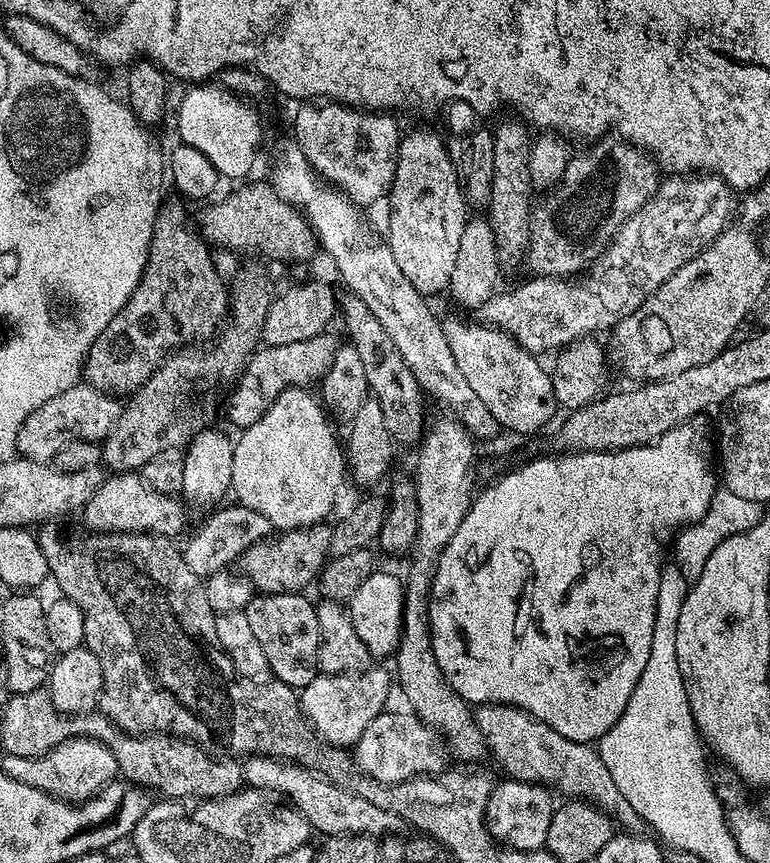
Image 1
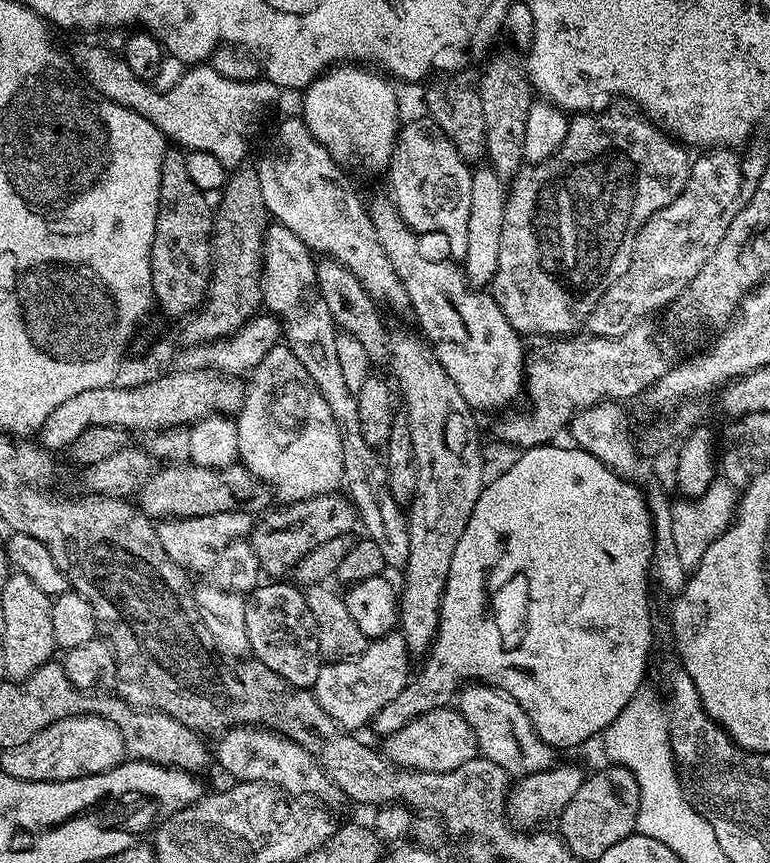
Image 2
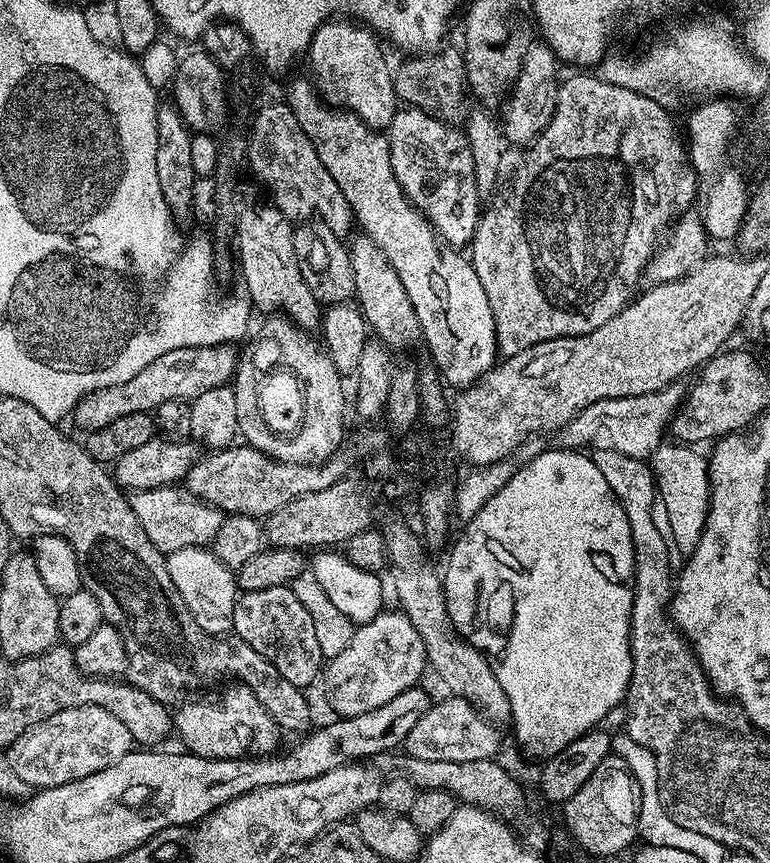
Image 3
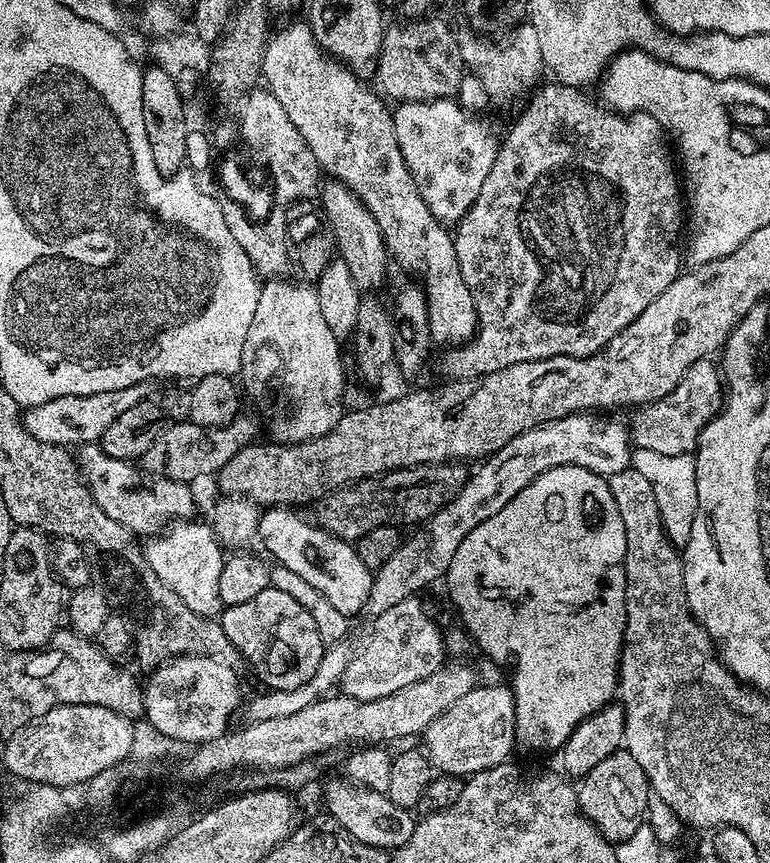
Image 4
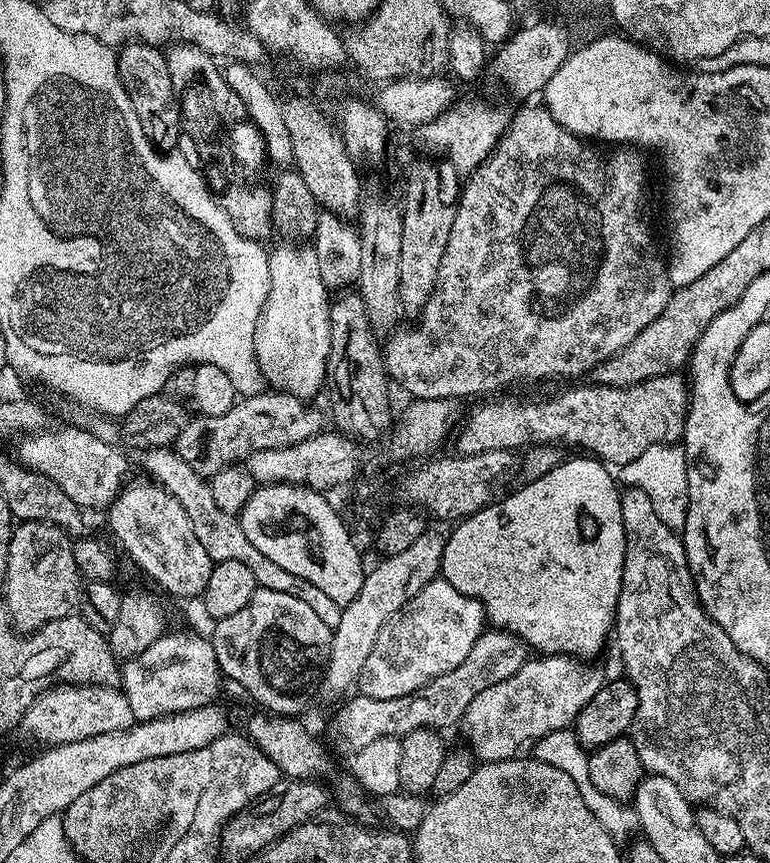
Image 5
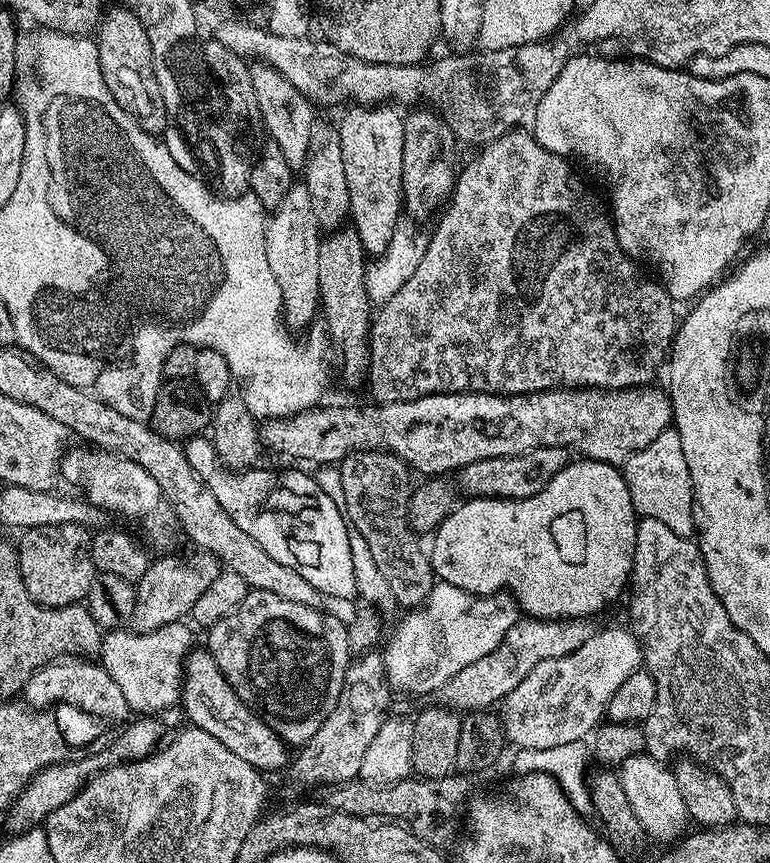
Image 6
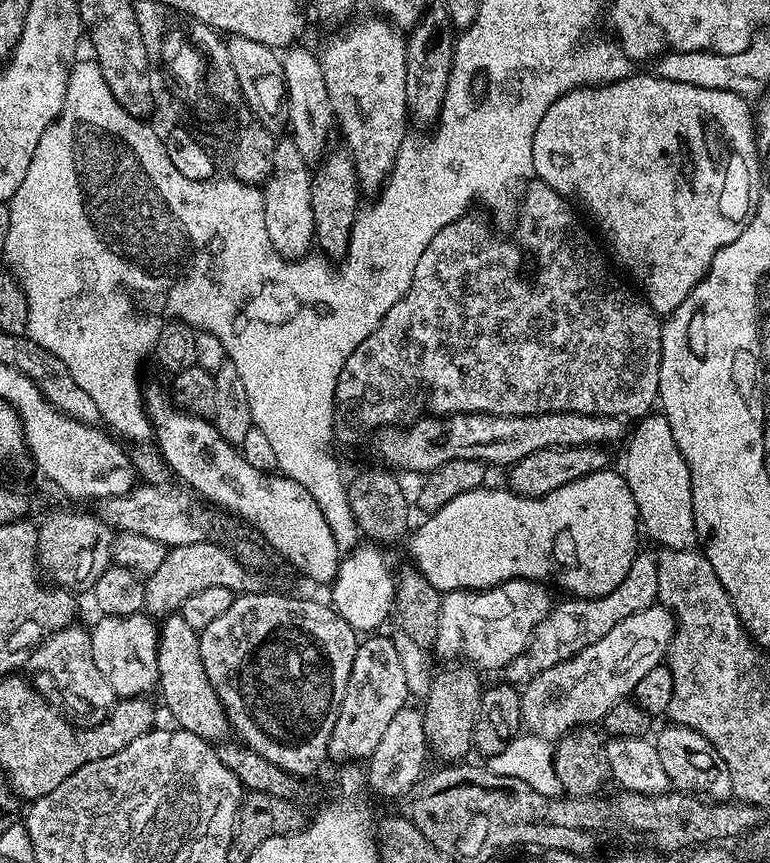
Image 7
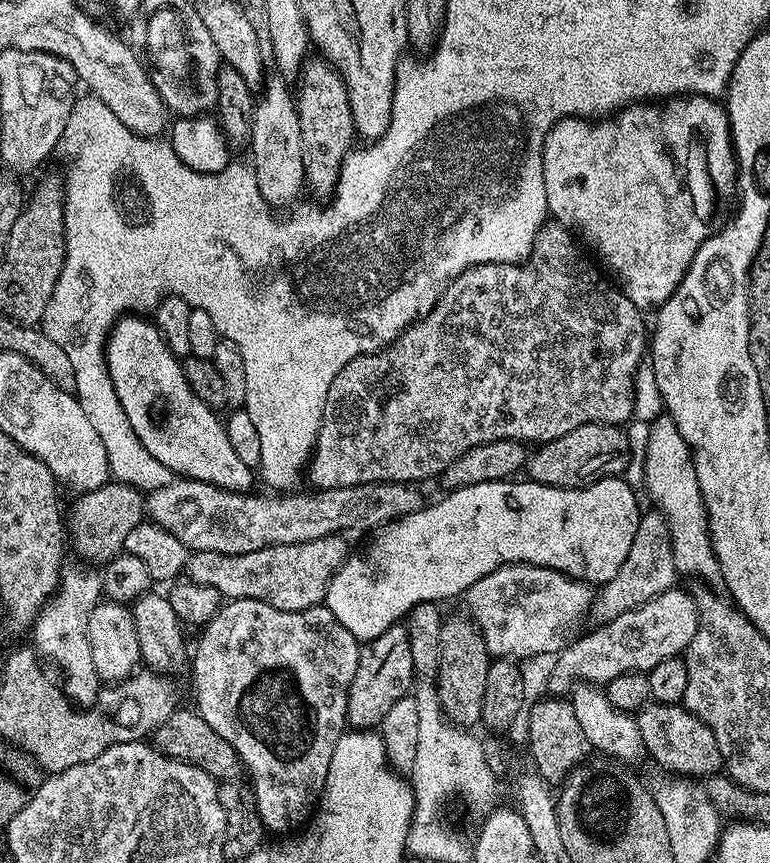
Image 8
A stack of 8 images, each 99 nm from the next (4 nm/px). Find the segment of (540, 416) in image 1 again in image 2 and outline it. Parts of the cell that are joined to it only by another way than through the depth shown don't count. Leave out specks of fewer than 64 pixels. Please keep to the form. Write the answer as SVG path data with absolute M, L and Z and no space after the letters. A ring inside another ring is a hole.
M387 195L374 197L372 204L370 200L367 205L367 210L368 216L374 222L374 231L378 233L378 242L382 242L386 258L390 258L390 266L394 266L402 286L406 286L410 312L416 315L416 320L420 323L419 331L428 341L442 370L446 370L446 374L450 374L454 381L454 386L458 386L458 394L466 398L473 410L480 411L481 408L484 412L492 412L495 408L511 409L515 405L512 403L522 396L526 388L526 347L524 348L525 341L521 333L516 332L514 326L510 326L506 314L502 314L502 310L496 305L496 299L487 291L473 288L455 263L447 259L427 260L422 253L416 252L417 233L404 225L404 219Z

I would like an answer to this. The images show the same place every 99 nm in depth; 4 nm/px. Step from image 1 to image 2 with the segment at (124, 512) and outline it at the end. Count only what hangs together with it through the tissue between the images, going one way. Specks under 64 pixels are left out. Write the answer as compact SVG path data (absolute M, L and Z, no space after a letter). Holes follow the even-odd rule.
M191 462L161 468L138 491L138 507L150 518L194 518L223 512L260 514L274 500L268 485L239 462L224 468L203 468Z

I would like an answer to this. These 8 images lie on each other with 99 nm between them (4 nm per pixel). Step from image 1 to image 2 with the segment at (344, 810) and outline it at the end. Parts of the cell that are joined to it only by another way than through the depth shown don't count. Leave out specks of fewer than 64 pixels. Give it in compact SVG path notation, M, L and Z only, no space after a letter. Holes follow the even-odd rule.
M241 726L219 733L220 740L214 744L214 760L221 764L236 782L246 784L273 784L297 797L315 798L332 806L338 797L338 790L324 774L324 769L300 744L281 736L279 732L263 726Z

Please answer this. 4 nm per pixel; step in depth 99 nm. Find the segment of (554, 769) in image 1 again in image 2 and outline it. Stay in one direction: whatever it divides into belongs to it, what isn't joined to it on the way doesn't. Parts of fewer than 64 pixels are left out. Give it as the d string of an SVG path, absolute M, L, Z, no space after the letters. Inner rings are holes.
M468 682L455 693L454 707L466 718L470 730L474 730L476 747L485 760L502 766L509 777L523 778L553 767L557 763L557 753L534 730L526 710L518 706L514 698L500 692L490 684Z

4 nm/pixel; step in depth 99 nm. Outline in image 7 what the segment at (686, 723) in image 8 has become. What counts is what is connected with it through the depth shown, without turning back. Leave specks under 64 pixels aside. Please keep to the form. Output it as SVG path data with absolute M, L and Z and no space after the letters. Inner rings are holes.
M669 723L667 727L660 733L655 733L654 743L671 787L677 792L686 792L714 801L733 799L730 766L722 762L718 750L714 750L710 741L702 738L698 730L690 730L681 724Z

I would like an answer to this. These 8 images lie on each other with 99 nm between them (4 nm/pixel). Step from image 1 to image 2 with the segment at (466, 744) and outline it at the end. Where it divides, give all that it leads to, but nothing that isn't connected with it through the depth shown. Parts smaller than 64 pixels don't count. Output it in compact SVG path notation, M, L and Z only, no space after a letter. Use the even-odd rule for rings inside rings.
M400 332L390 340L391 379L398 385L398 392L404 395L403 411L408 417L410 442L414 442L414 466L418 474L418 486L414 498L407 509L408 533L410 534L410 554L406 558L402 575L404 585L398 588L398 631L408 647L409 657L416 658L433 647L436 631L440 629L440 603L444 597L446 578L450 574L450 562L454 562L454 546L470 522L470 514L478 502L484 488L482 480L482 439L476 429L474 410L458 394L458 386L446 370L436 361L431 347L423 335L412 332Z

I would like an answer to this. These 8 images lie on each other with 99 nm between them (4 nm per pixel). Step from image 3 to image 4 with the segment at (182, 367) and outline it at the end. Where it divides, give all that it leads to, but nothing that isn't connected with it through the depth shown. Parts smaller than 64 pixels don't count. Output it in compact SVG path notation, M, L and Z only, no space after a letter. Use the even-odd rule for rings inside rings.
M135 384L122 390L110 390L102 394L90 394L89 396L75 396L66 394L62 398L54 398L50 402L33 404L23 413L24 429L42 442L50 442L61 446L83 446L97 443L100 435L119 418L130 406L138 406L138 402L146 399L144 384Z

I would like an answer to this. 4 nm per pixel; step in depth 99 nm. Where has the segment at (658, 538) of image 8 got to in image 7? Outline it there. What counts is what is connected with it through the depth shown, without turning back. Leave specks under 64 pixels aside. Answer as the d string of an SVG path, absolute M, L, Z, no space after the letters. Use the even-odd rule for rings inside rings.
M637 551L634 562L626 574L626 578L610 594L595 598L564 598L557 603L538 622L534 634L528 643L527 652L518 654L502 669L502 676L510 685L523 686L529 684L542 670L550 670L550 666L558 666L563 660L577 656L586 646L594 646L598 638L606 638L622 618L630 618L630 614L638 614L642 610L653 607L657 603L658 594L658 562L653 553Z

